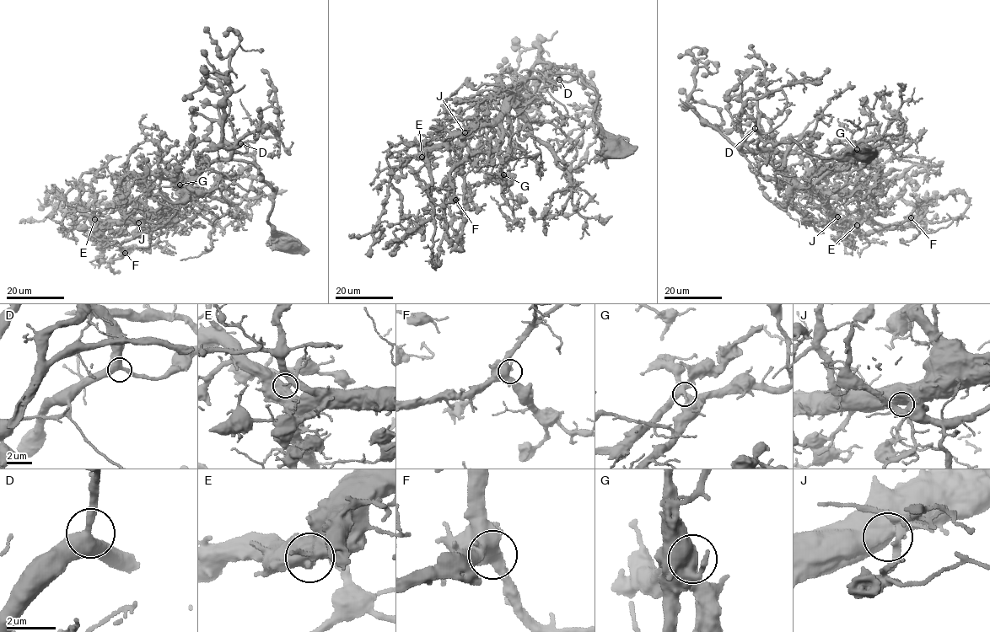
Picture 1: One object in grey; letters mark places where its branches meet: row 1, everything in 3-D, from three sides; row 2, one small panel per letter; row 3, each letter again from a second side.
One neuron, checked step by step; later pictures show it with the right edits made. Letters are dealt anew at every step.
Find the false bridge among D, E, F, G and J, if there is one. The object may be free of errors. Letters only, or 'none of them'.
G

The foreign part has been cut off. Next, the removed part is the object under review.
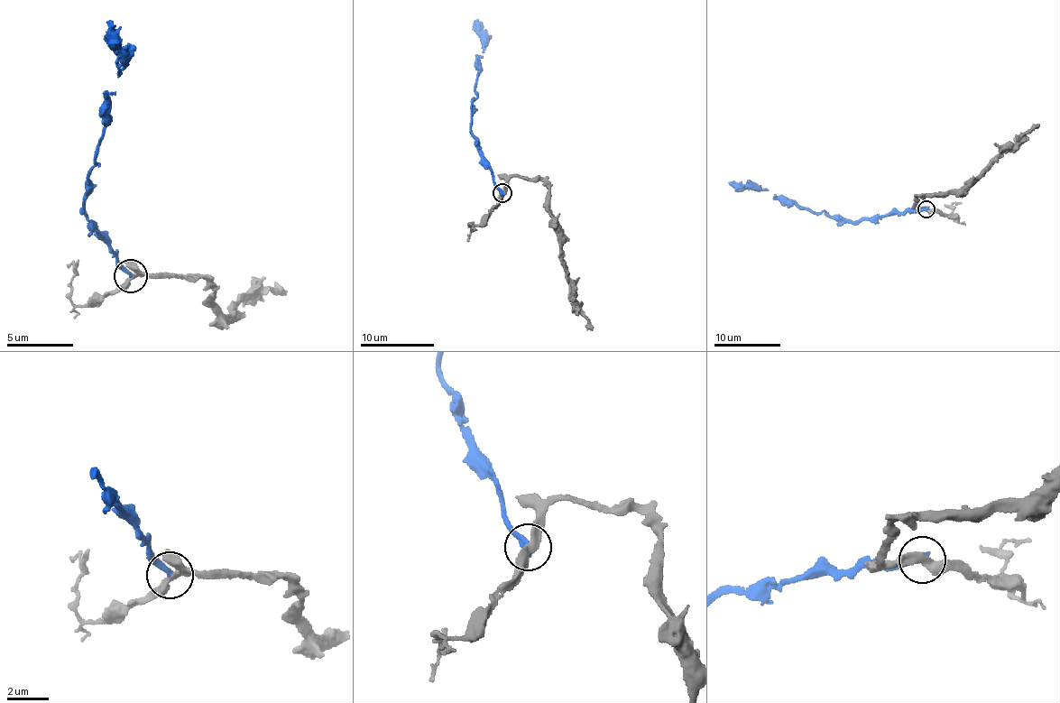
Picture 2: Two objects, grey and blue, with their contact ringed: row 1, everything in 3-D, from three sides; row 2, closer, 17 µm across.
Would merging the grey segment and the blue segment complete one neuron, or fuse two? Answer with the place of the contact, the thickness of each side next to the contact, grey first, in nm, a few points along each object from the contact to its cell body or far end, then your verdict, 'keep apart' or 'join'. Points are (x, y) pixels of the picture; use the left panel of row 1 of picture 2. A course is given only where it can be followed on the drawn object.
at (131, 276); 340 nm thick on the grey side, 320 nm on the other; grey runs (132, 276), (135, 271), (152, 278), (199, 278), (215, 288), (216, 321), (240, 299), (279, 288), (284, 293); blue runs (132, 276), (116, 259), (112, 241), (82, 212), (97, 165), (106, 95), (117, 77), (121, 41), (112, 21); keep apart

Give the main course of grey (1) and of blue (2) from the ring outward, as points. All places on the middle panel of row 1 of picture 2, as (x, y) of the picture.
1: (502, 193), (514, 176), (540, 180), (549, 189), (558, 259), (568, 291), (592, 330)
2: (502, 193), (471, 131), (477, 56), (483, 53), (483, 24), (476, 19)

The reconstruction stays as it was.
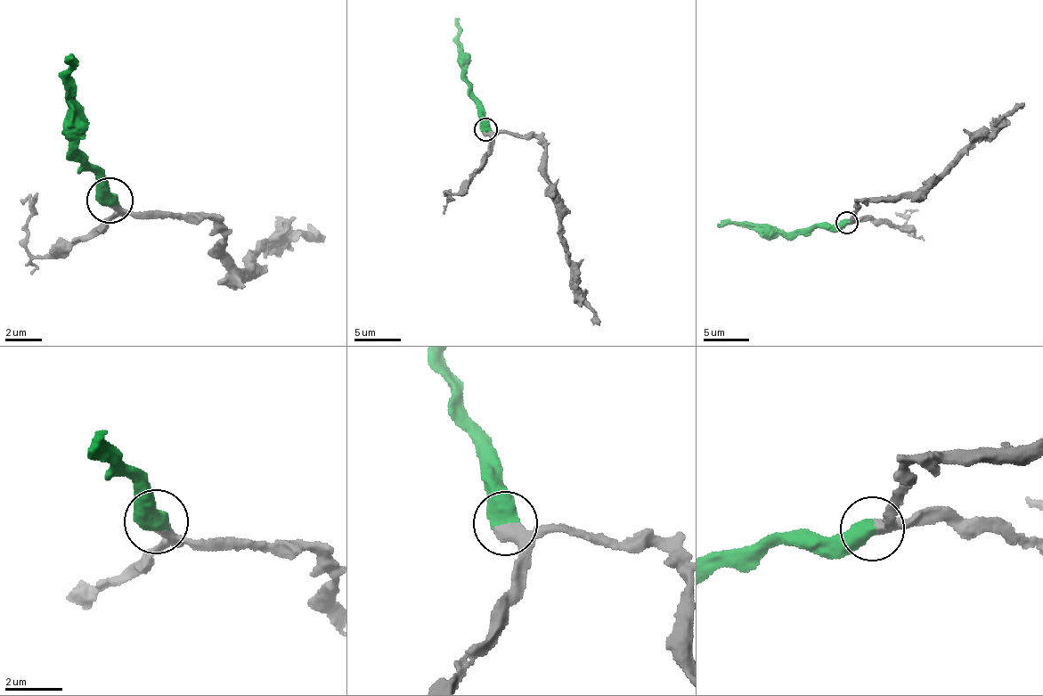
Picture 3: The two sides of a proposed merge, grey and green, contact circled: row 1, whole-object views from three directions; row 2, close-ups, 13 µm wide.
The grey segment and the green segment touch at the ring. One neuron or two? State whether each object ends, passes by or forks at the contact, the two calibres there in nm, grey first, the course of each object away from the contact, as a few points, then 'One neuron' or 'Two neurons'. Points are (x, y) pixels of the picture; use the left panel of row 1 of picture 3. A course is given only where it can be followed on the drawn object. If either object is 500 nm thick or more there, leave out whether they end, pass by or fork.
Thickness 500 nm (grey) against 700 nm. Course of grey: (109, 199), (126, 211), (199, 216), (225, 233), (228, 278), (260, 247), (313, 232), (321, 239). Course of green: (109, 199), (107, 177), (74, 145), (77, 129), (70, 80), (73, 60), (64, 59). One neuron

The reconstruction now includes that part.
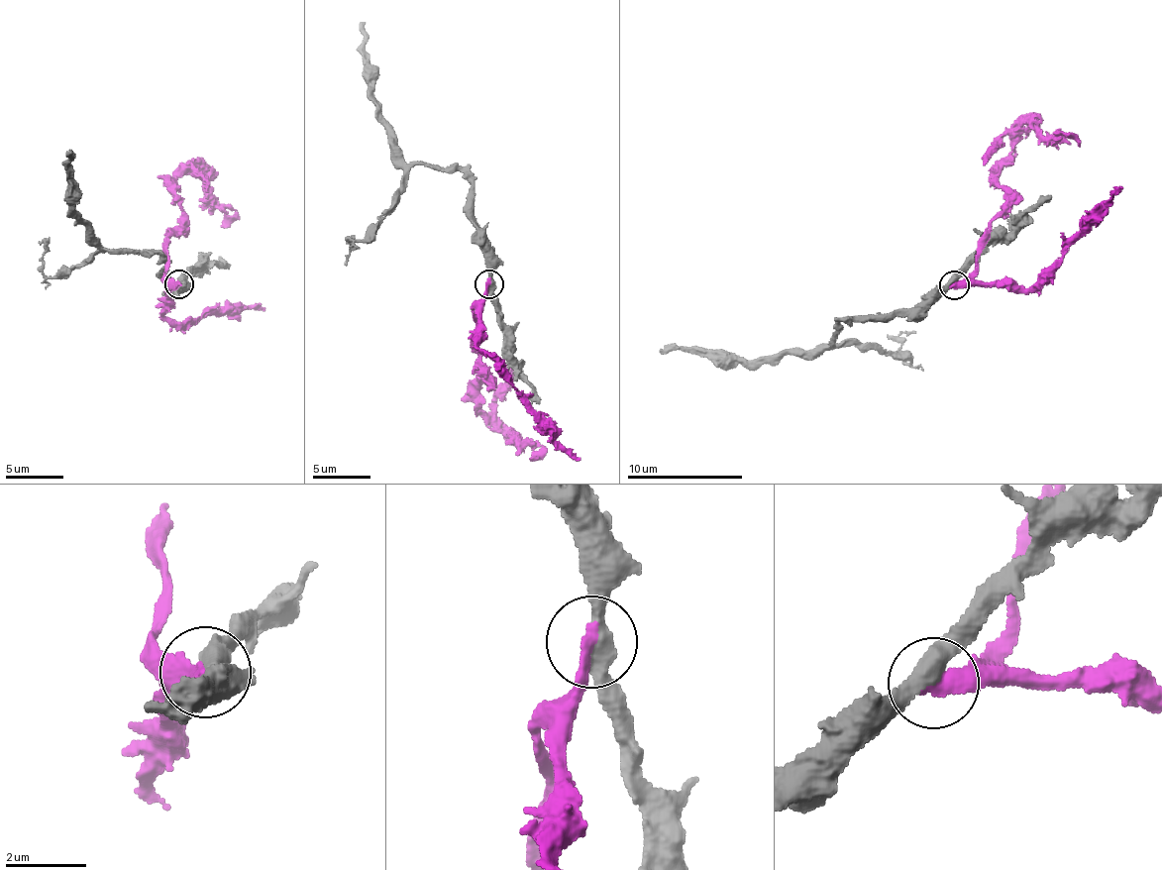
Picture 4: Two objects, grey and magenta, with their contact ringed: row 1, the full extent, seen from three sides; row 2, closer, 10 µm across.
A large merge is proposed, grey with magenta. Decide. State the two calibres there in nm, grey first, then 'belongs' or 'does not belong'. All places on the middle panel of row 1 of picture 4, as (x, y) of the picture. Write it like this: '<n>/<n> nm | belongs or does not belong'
420/320 nm | does not belong

